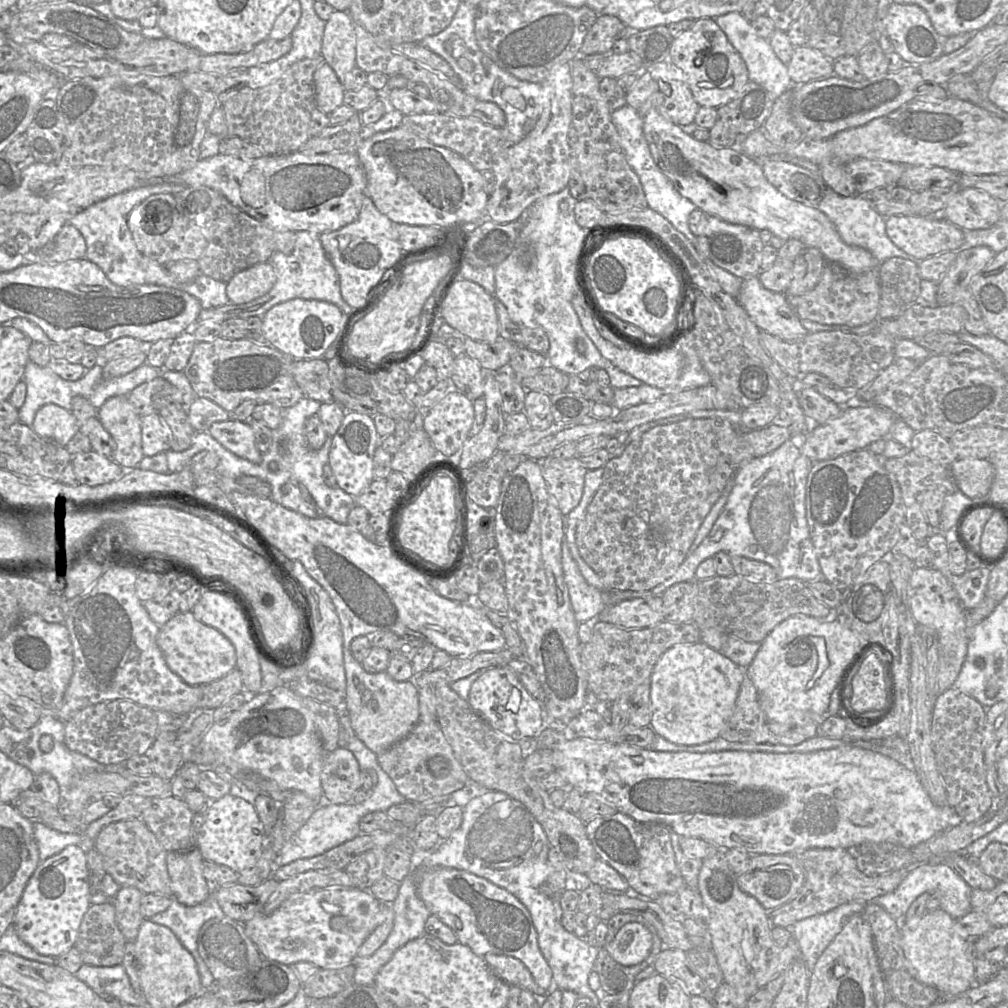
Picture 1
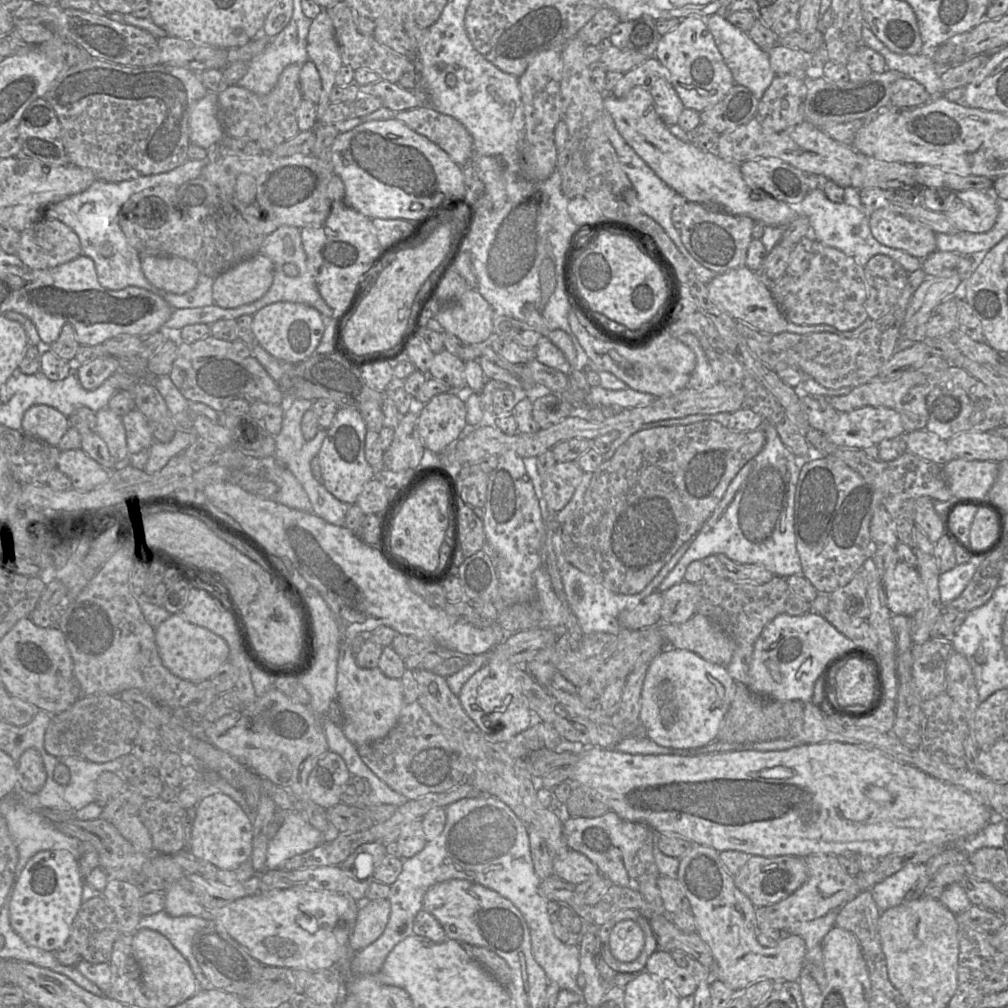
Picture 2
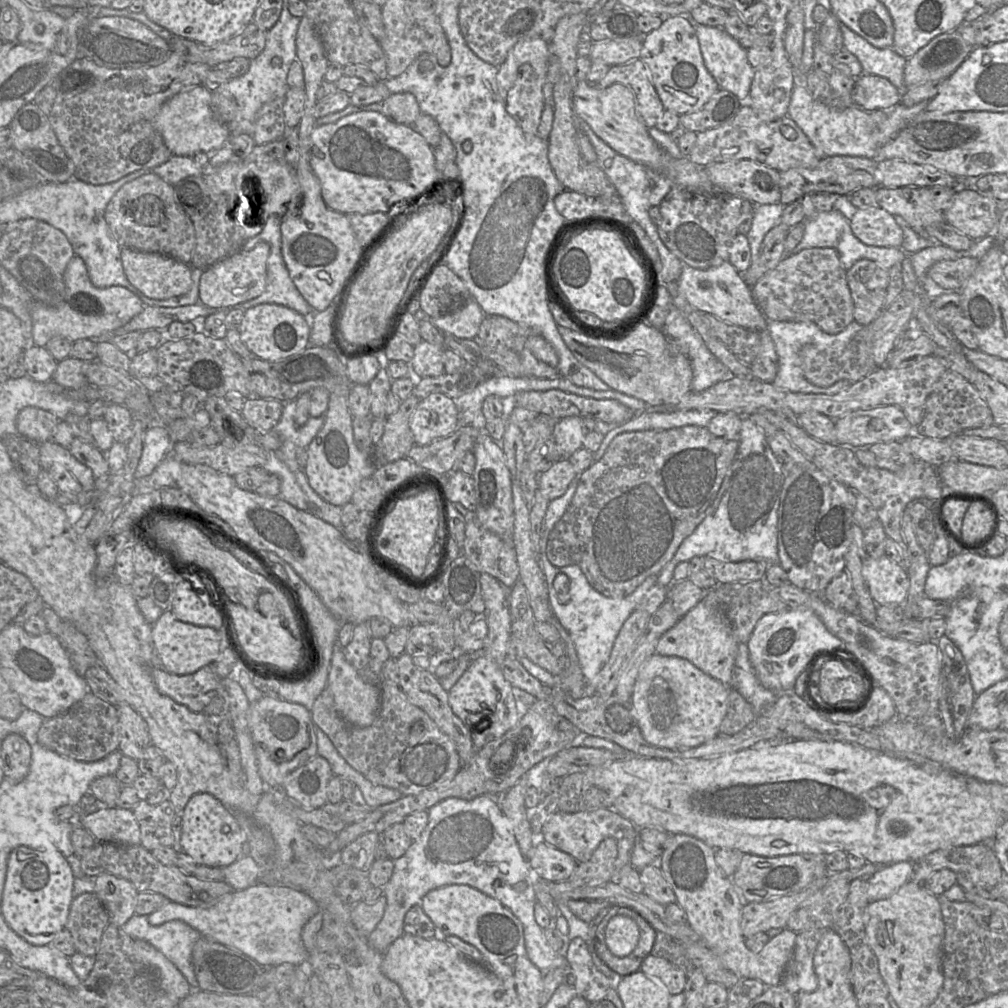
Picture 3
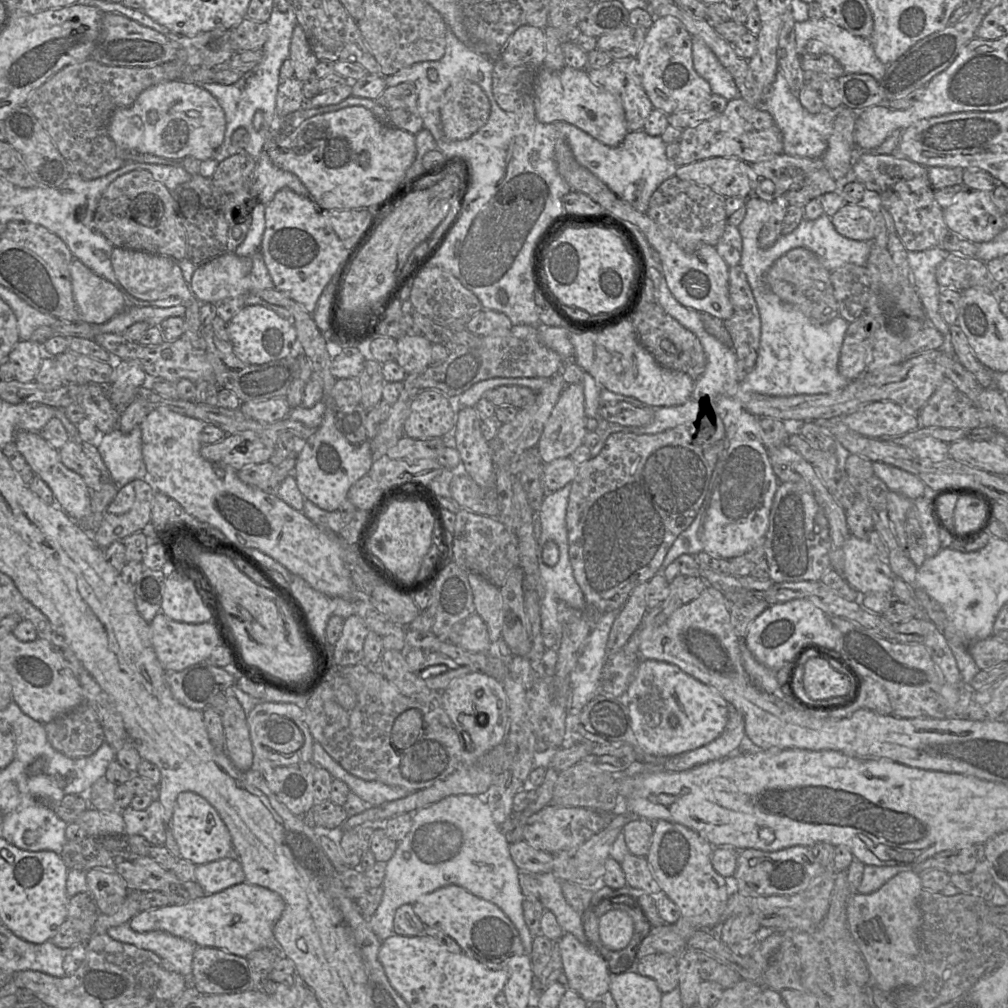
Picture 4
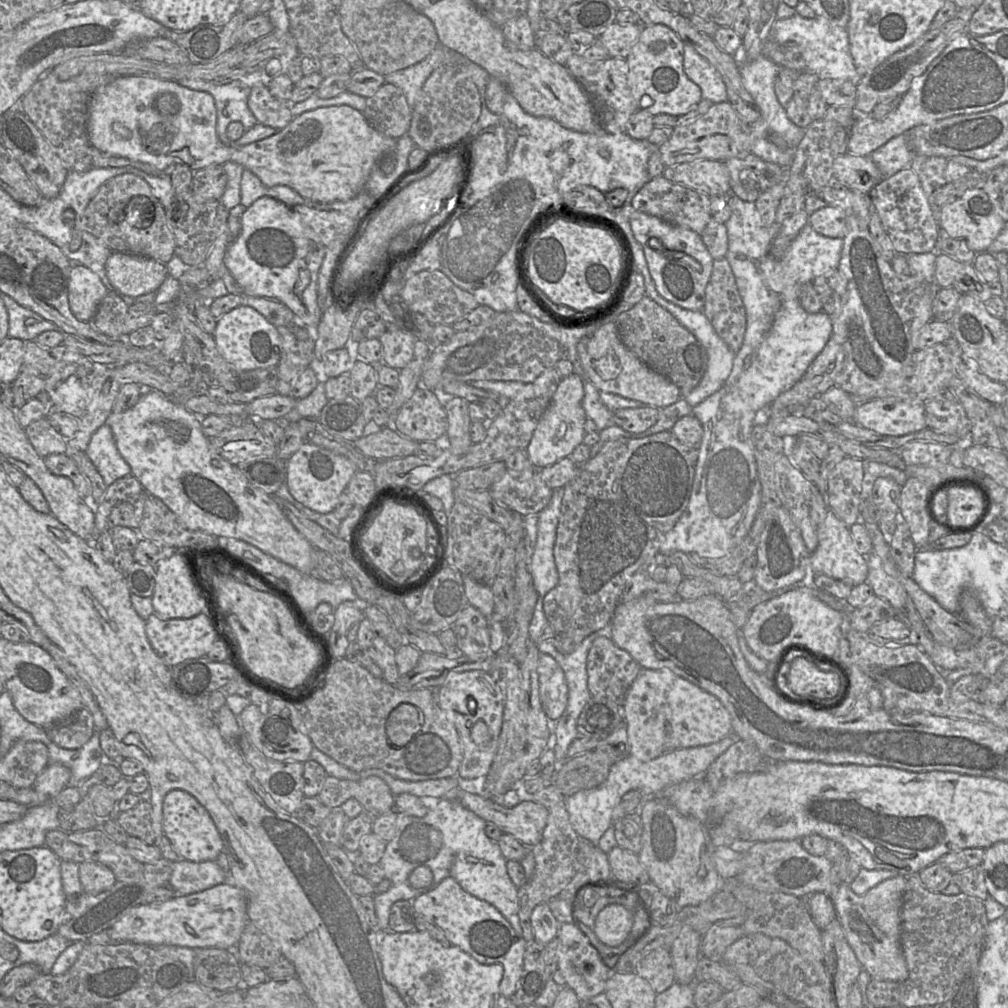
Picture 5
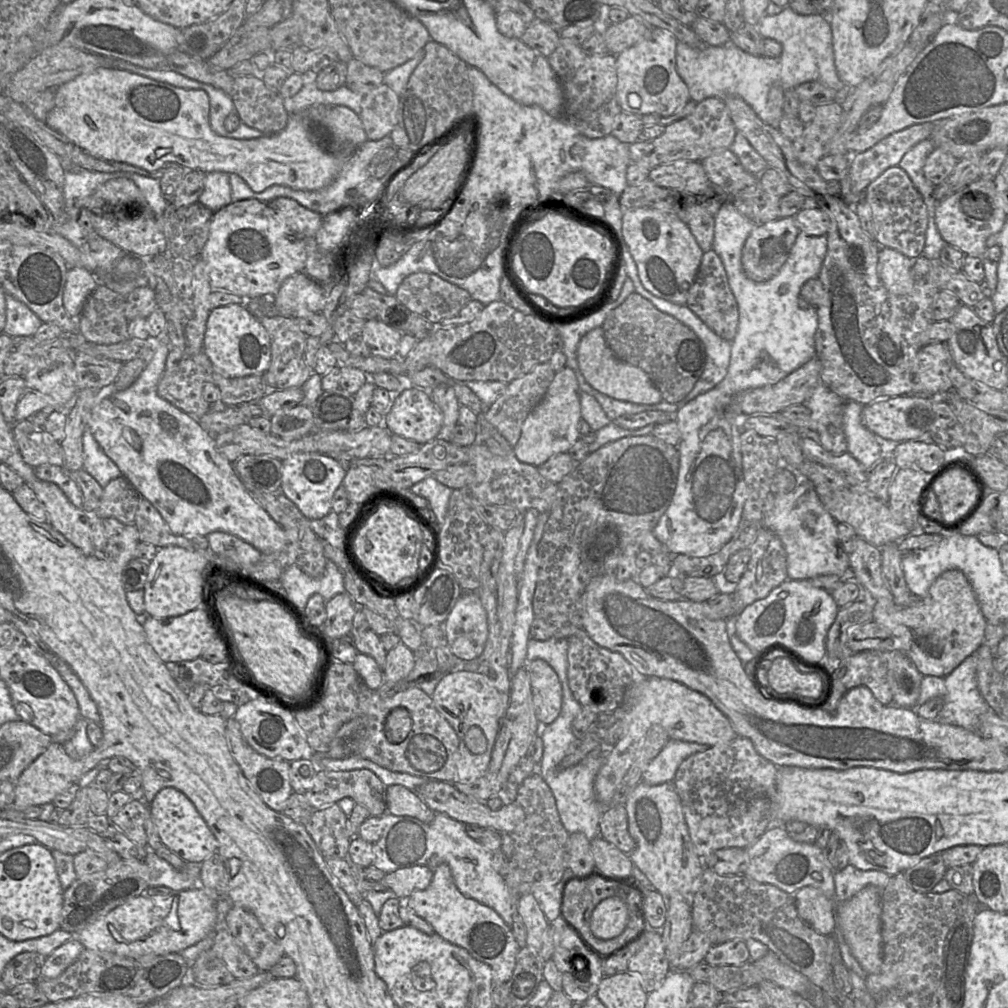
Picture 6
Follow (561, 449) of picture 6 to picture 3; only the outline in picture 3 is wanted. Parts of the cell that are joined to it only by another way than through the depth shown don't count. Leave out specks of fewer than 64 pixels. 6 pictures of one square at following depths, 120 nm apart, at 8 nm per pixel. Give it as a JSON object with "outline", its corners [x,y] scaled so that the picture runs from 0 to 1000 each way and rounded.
{"outline":[[[564,413],[553,417],[548,434],[551,439],[559,446],[559,453],[564,454],[578,443],[582,431],[578,424],[578,414]]]}

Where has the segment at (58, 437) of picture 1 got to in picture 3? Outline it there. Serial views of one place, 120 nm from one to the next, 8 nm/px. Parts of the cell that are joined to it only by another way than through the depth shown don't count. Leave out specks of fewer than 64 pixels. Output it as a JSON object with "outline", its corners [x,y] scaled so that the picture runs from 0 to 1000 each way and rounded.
{"outline":[[[37,404],[22,406],[16,415],[19,432],[36,439],[51,437],[59,416],[49,408]]]}

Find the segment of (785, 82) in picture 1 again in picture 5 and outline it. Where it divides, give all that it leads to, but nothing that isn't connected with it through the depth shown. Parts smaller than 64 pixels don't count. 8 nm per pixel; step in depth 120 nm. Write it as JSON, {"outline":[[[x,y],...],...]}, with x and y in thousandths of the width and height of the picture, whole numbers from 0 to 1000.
{"outline":[[[683,44],[678,48],[678,67],[683,77],[694,86],[696,98],[707,102],[721,100],[721,88],[713,70]]]}

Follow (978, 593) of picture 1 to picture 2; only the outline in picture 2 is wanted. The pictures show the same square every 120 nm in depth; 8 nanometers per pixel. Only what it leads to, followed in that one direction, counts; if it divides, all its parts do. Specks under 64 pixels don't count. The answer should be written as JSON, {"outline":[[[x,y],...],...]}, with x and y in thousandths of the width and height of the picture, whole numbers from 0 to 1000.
{"outline":[[[964,553],[957,560],[949,560],[945,564],[935,567],[932,572],[934,596],[940,599],[952,591],[963,576],[975,554]]]}

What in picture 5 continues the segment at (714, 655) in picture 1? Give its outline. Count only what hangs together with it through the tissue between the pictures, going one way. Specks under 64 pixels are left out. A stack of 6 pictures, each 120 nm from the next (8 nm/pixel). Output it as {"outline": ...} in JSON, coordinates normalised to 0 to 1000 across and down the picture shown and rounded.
{"outline":[[[639,664],[623,684],[617,707],[625,750],[644,755],[667,744],[702,739],[727,727],[723,706],[708,689],[664,664]]]}

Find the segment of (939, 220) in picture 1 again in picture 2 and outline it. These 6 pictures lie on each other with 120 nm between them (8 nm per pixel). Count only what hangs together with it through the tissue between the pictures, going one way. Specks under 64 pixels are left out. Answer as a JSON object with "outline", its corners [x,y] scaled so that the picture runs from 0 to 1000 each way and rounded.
{"outline":[[[875,206],[861,209],[861,219],[866,235],[875,243],[893,247],[913,258],[917,258],[930,248],[929,230],[900,215]]]}

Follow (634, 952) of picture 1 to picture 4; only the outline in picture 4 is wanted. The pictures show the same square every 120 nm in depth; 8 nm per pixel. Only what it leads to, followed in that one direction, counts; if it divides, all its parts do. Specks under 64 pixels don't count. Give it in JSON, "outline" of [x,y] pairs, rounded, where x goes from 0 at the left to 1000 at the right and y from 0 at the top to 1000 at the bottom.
{"outline":[[[614,902],[592,909],[592,919],[595,934],[606,943],[621,940],[629,925],[628,911],[621,904]]]}

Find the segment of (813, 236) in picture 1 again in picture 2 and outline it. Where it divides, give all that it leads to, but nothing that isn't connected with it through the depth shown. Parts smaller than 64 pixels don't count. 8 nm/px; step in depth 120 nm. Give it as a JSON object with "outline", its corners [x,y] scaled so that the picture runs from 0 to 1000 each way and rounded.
{"outline":[[[631,85],[617,97],[601,93],[599,105],[619,139],[661,183],[681,198],[728,213],[739,213],[759,223],[779,224],[794,213],[789,205],[755,188],[742,185],[734,169],[735,162],[718,158],[709,151],[695,149],[669,135],[652,113],[649,98],[642,87]]]}

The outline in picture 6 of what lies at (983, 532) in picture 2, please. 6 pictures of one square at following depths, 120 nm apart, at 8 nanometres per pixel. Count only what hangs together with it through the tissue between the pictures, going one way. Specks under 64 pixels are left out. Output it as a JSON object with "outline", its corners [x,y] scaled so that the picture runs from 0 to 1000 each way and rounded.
{"outline":[[[945,465],[927,481],[934,512],[942,521],[950,521],[968,504],[971,496],[966,476],[955,466]]]}

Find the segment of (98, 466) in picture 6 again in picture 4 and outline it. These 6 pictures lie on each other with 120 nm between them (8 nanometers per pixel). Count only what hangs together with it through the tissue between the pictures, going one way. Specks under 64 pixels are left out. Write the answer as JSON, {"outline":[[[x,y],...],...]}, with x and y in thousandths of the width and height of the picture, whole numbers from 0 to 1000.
{"outline":[[[139,423],[134,424],[129,430],[122,430],[118,425],[100,431],[93,440],[104,459],[110,477],[117,483],[121,483],[135,475],[144,475],[146,470],[141,450],[141,429]]]}

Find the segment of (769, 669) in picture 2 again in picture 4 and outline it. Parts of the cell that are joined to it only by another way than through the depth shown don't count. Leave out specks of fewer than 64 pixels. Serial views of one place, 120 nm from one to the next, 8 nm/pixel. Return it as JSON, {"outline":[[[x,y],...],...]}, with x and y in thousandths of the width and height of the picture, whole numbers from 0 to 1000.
{"outline":[[[788,594],[764,600],[744,619],[738,635],[748,653],[768,667],[778,661],[781,665],[786,663],[787,657],[804,639],[810,638],[834,646],[832,626],[823,612],[803,594]]]}

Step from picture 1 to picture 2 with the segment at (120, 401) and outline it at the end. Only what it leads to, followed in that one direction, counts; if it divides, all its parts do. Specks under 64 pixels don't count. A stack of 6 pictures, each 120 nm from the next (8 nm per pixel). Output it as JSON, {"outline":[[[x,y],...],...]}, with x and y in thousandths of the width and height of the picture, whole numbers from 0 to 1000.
{"outline":[[[107,404],[95,410],[95,430],[104,438],[115,459],[128,452],[121,414]]]}

